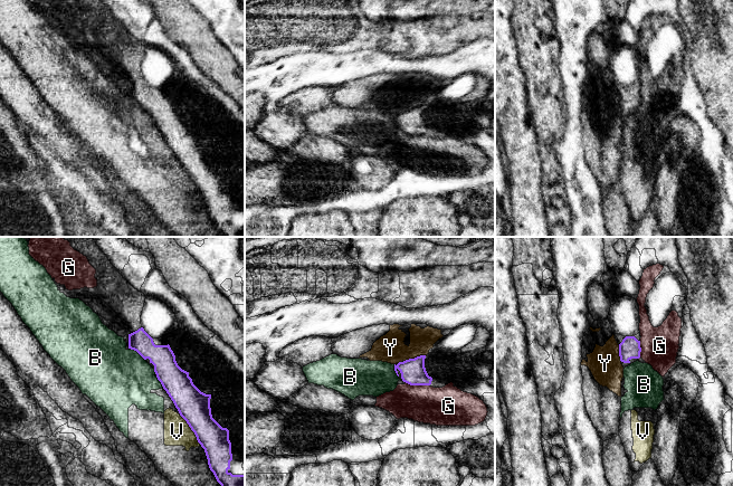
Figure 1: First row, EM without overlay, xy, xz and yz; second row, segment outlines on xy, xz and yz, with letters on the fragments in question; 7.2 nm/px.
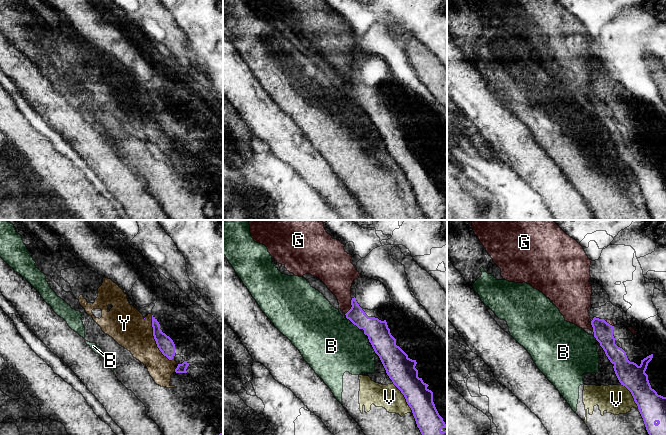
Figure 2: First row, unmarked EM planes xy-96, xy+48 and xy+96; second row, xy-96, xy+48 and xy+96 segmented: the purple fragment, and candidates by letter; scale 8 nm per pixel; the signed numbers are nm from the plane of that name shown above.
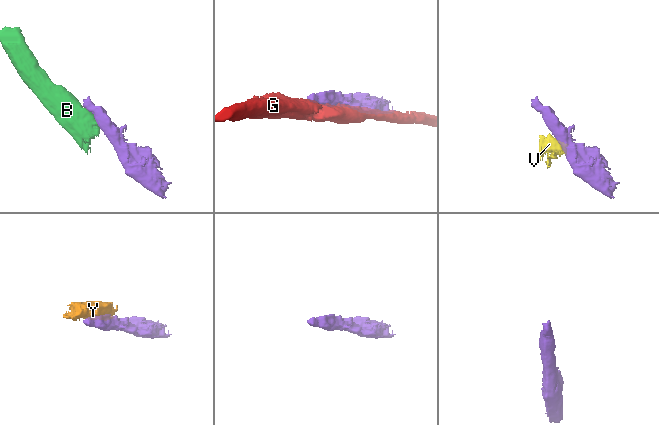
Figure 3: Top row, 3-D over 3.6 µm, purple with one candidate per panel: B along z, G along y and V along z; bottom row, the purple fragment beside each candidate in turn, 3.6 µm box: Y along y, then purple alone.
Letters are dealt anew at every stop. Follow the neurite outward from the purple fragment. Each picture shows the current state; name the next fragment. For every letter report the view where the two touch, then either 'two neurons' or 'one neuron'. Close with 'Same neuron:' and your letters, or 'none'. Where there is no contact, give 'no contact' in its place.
B: contact in xy; two neurons
G: contact in xz; two neurons
V: contact in xy; two neurons
Y: contact in xz; two neurons
Same neuron: none

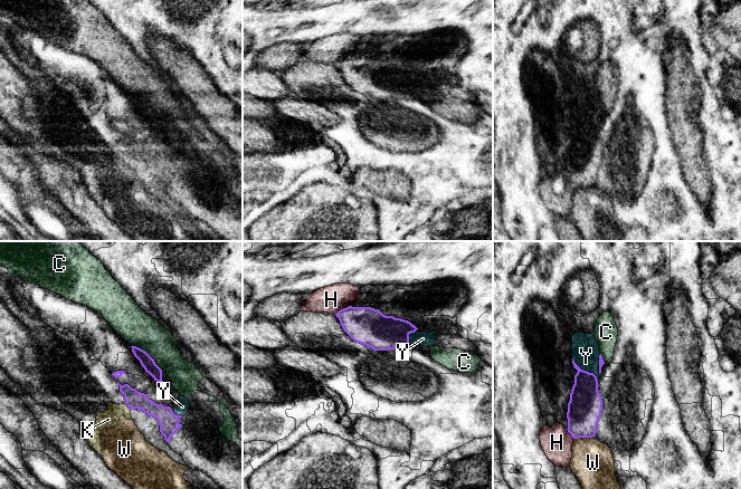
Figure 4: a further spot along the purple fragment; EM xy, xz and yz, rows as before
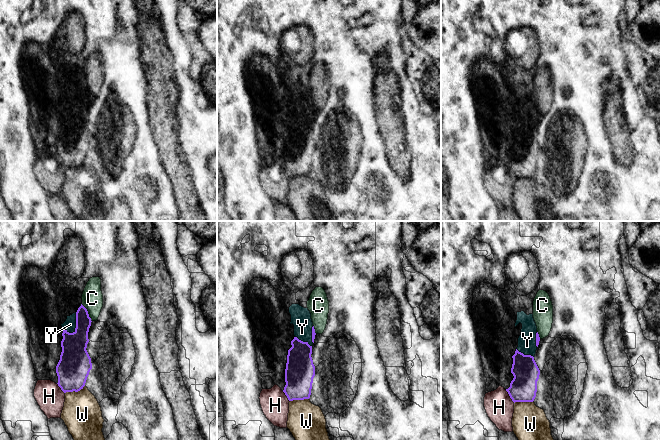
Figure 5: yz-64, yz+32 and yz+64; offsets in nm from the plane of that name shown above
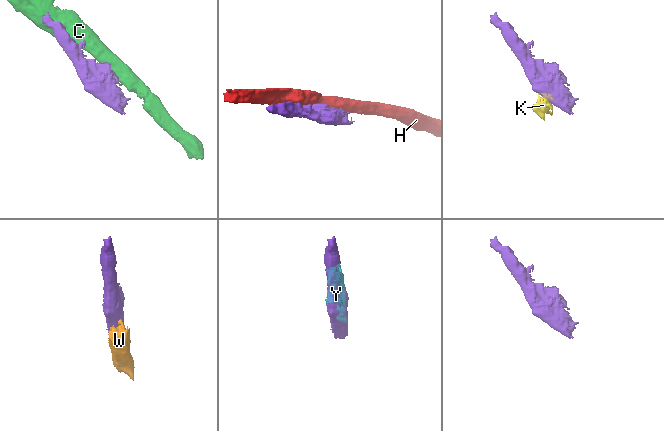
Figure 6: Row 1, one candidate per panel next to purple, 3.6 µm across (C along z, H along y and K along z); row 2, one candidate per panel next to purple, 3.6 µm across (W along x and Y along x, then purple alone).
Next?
C: contact in xy; two neurons
H: contact in xz; two neurons
K: contact in xy; two neurons
W: contact in yz; two neurons
Y: contact in yz; one neuron
Same neuron: Y

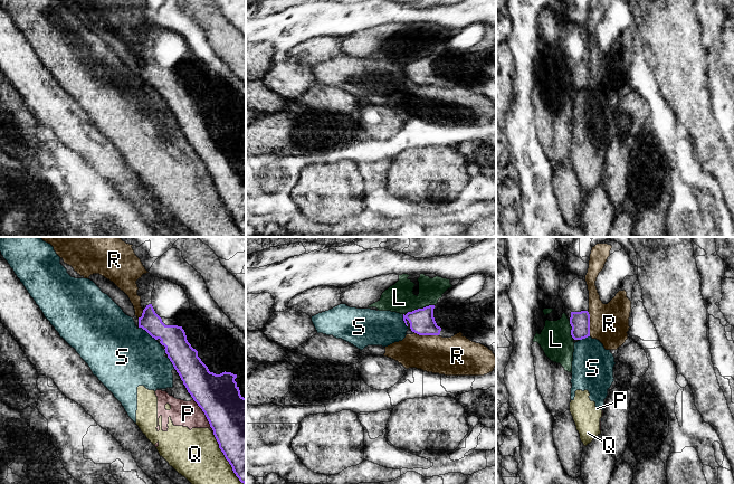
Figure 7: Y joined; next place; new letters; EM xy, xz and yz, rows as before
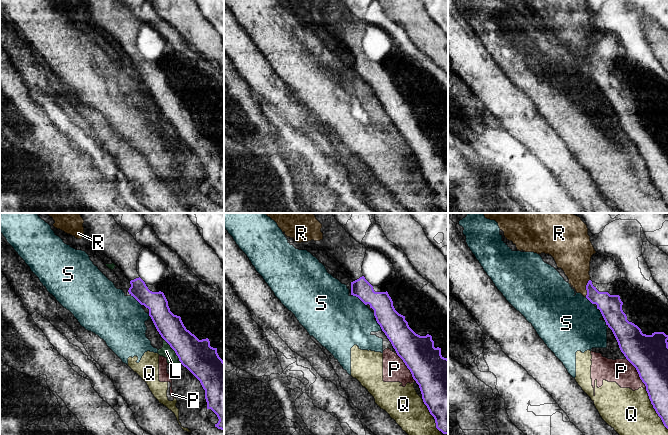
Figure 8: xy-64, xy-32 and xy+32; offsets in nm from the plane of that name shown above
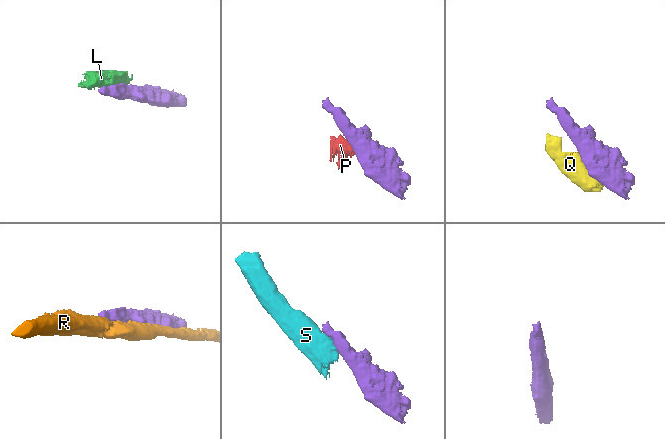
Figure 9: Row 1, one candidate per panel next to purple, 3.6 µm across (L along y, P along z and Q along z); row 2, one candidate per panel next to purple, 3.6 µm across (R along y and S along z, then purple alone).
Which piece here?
L: contact in xz; two neurons
P: contact in xy; two neurons
Q: contact in xy; two neurons
R: contact in xz; two neurons
S: contact in xy; two neurons
Same neuron: none

